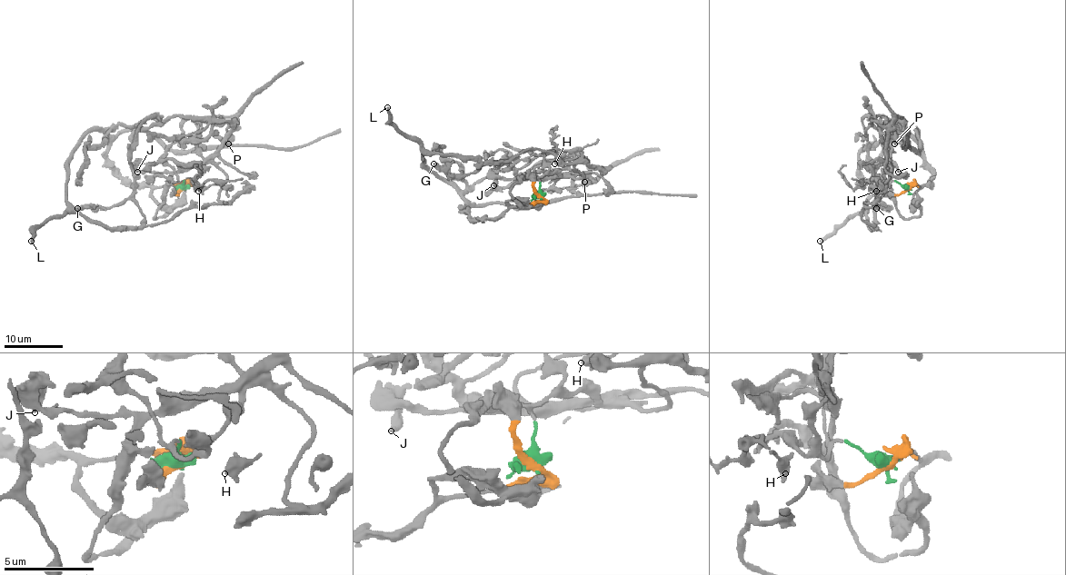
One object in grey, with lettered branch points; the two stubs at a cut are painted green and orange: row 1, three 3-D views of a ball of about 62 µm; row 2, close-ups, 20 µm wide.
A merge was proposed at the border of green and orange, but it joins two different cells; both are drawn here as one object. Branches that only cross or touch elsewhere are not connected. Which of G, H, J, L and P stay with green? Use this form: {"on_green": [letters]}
{"on_green": ["H", "J", "P"]}

